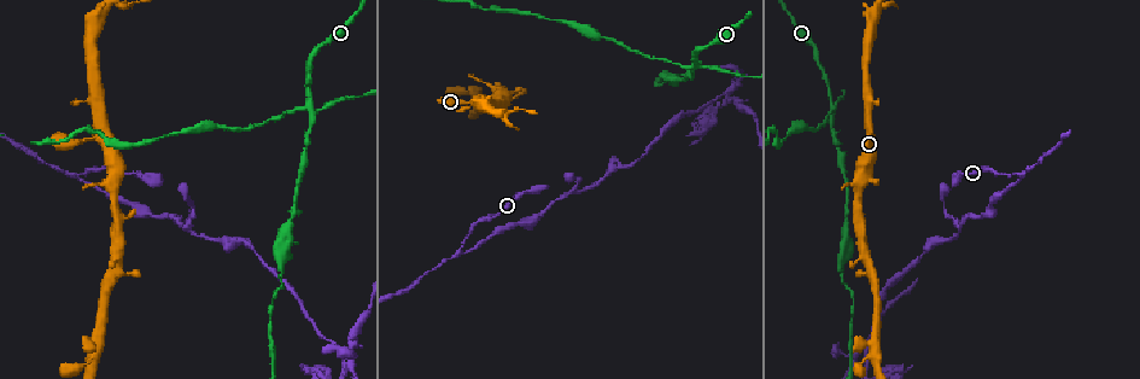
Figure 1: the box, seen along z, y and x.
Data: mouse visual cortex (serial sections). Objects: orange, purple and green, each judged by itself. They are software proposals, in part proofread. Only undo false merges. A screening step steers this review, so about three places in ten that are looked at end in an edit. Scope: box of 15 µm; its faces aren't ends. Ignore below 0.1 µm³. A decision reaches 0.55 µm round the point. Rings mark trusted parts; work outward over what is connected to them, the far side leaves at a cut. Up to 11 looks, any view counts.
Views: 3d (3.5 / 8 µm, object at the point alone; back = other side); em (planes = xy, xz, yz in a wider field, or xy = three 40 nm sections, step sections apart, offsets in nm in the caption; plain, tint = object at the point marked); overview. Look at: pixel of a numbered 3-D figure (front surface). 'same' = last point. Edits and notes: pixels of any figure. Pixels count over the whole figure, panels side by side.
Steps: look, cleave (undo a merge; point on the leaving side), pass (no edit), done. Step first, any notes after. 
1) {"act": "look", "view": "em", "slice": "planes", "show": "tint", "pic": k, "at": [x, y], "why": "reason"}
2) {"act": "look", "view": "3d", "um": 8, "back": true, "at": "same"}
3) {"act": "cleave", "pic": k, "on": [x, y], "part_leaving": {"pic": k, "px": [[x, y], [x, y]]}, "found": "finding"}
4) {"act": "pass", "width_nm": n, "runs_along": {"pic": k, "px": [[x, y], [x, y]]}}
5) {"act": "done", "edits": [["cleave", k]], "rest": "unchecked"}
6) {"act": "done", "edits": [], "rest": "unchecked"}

{"act": "look", "view": "3d", "um": 3.5, "pic": 1, "at": [88, 139], "why": "three-way junction"}

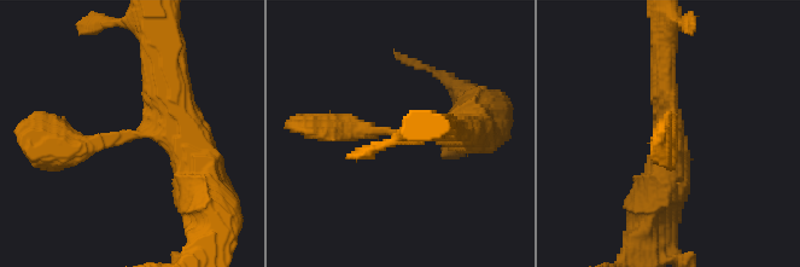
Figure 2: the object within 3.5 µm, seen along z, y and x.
{"act": "look", "view": "em", "slice": "xy", "step": 2, "show": "tint", "pic": 2, "at": [138, 132]}

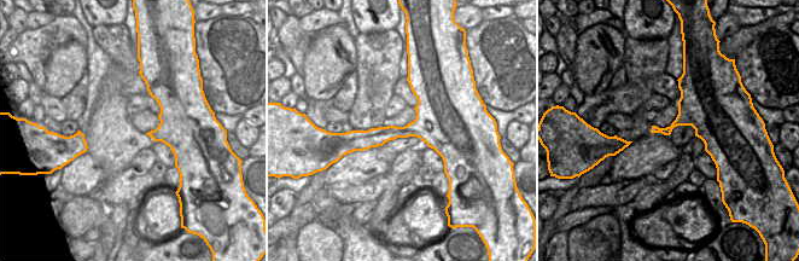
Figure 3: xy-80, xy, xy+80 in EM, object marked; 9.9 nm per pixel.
{"act": "pass", "runs_along": {"pic": 3, "px": [[150, 81], [170, 106], [178, 152]]}, "found": "all the same cell"}

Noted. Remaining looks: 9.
{"act": "look", "view": "em", "slice": "planes", "show": "tint", "pic": 1, "at": [874, 352], "why": "thin neck"}

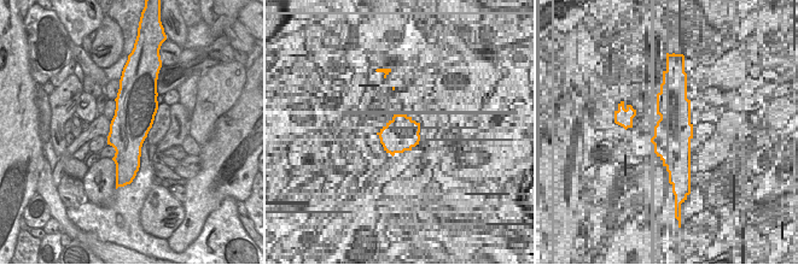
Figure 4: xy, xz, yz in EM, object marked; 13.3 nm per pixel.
{"act": "look", "view": "3d", "um": 3.5, "at": "same"}

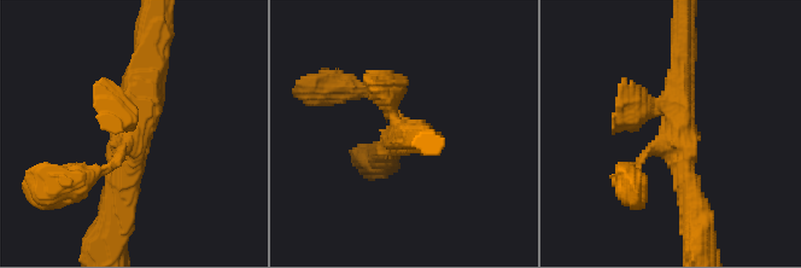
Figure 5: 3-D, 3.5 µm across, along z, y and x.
{"act": "pass", "found": "all the same cell"}

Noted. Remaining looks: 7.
{"act": "look", "view": "3d", "um": 3.5, "pic": 1, "at": [1019, 175], "why": "two arms in line, one across"}

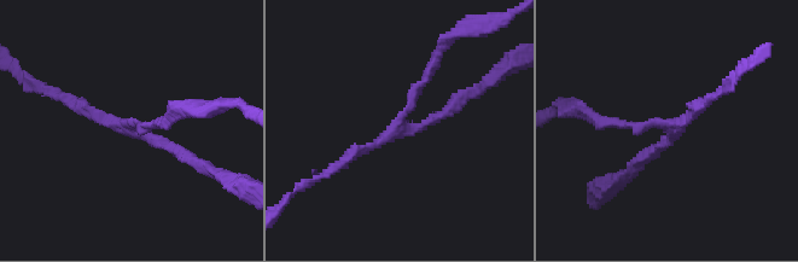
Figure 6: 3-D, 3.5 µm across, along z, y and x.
{"act": "look", "view": "em", "slice": "xy", "step": 2, "show": "tint", "pic": 6, "at": [401, 124], "arms": 3, "arm_widths_nm": [150, 150, 150]}

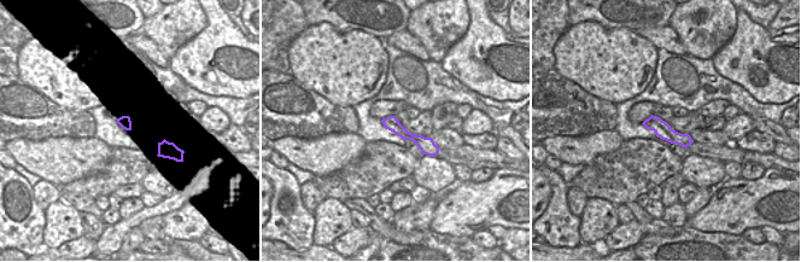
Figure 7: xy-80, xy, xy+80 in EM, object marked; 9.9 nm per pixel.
{"act": "pass", "found": "all the same cell"}

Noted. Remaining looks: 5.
{"act": "look", "view": "3d", "um": 3.5, "pic": 1, "at": [735, 86], "why": "three-way junction"}

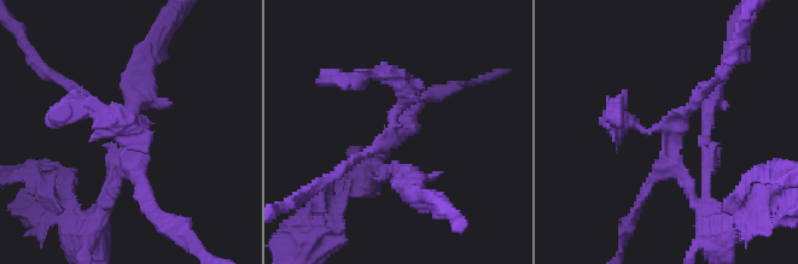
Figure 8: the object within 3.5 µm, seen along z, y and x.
{"act": "look", "view": "em", "slice": "xy", "step": 5, "show": "tint", "pic": 8, "at": [399, 139], "why": "shape alone is not enough"}

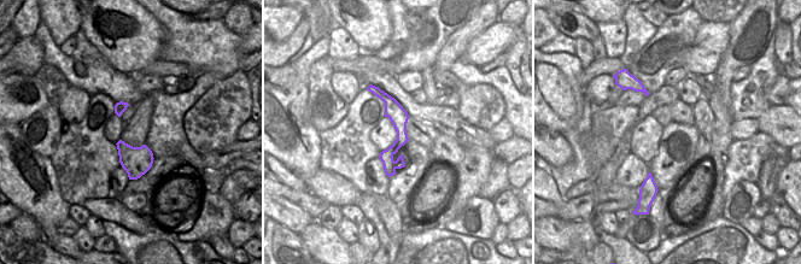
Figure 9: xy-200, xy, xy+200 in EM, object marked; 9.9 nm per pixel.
{"act": "pass", "runs_along": {"pic": 8, "px": [[68, 84], [134, 141], [112, 197]]}, "found": "all the same cell"}

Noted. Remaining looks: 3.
{"act": "done", "edits": [], "rest": "unchecked"}

